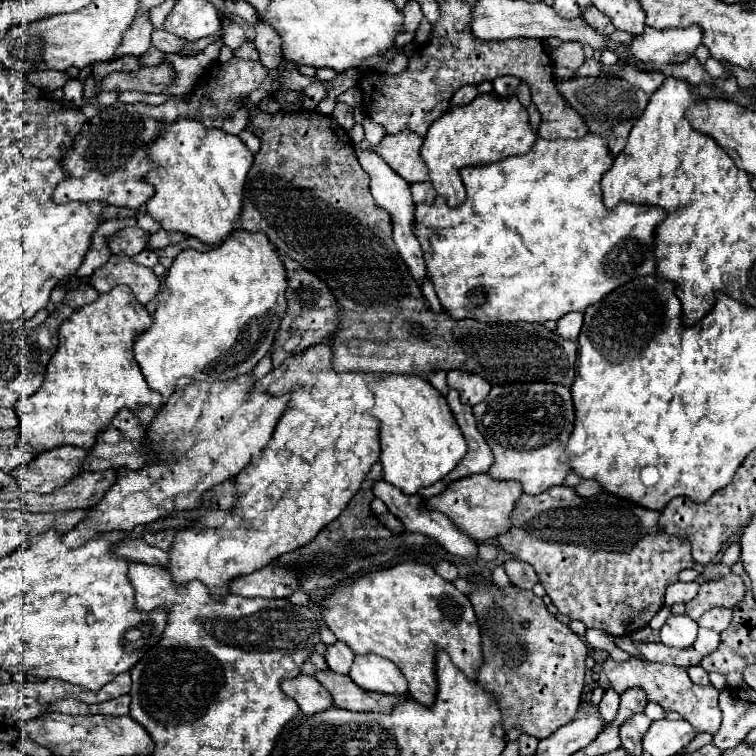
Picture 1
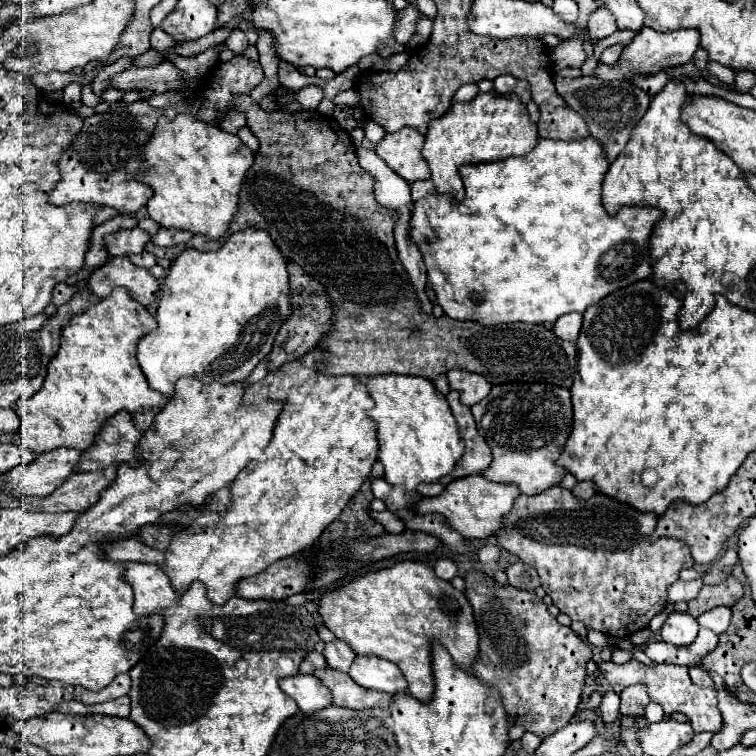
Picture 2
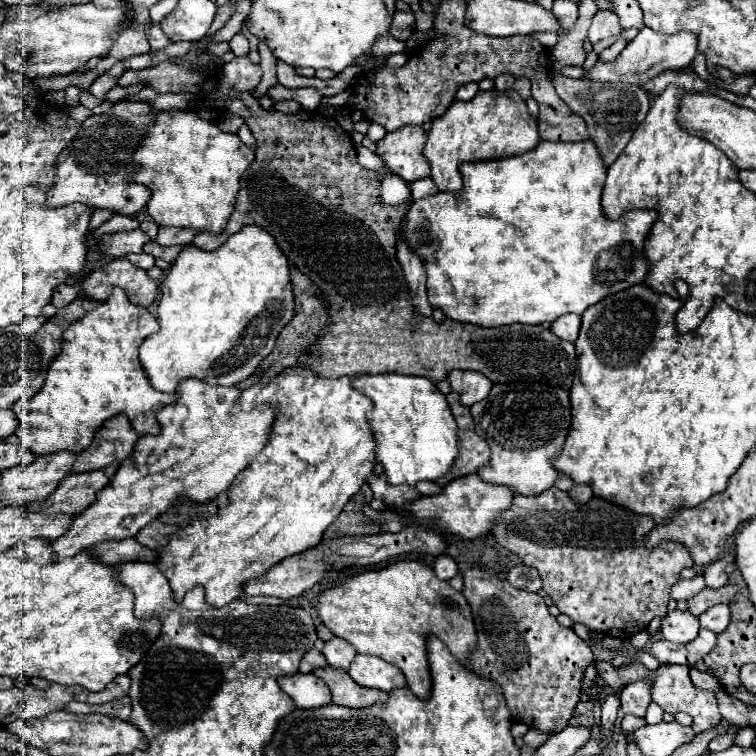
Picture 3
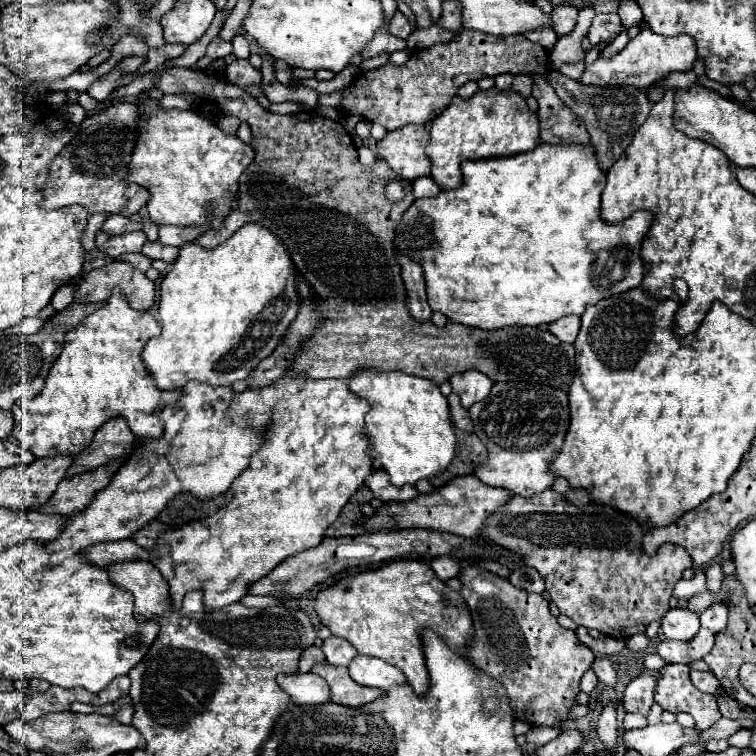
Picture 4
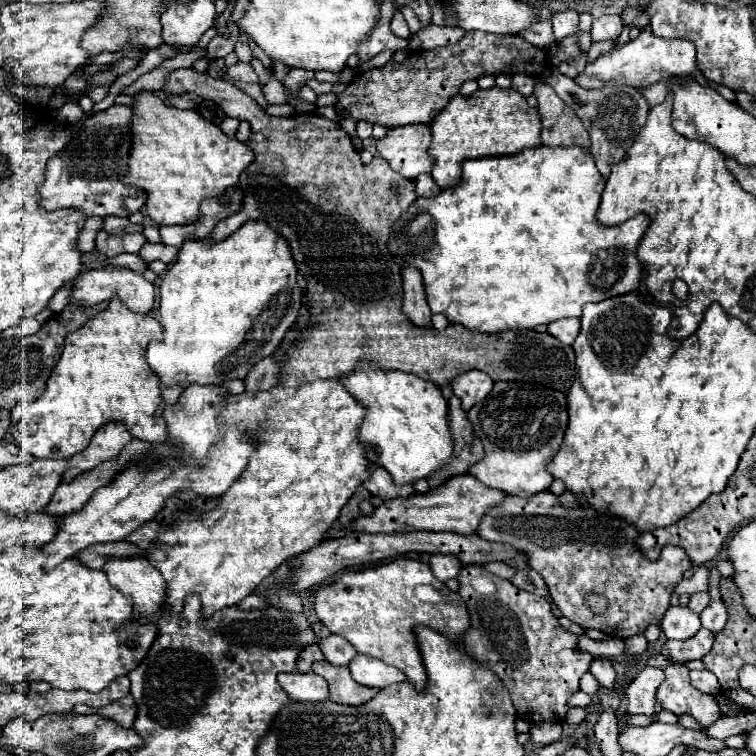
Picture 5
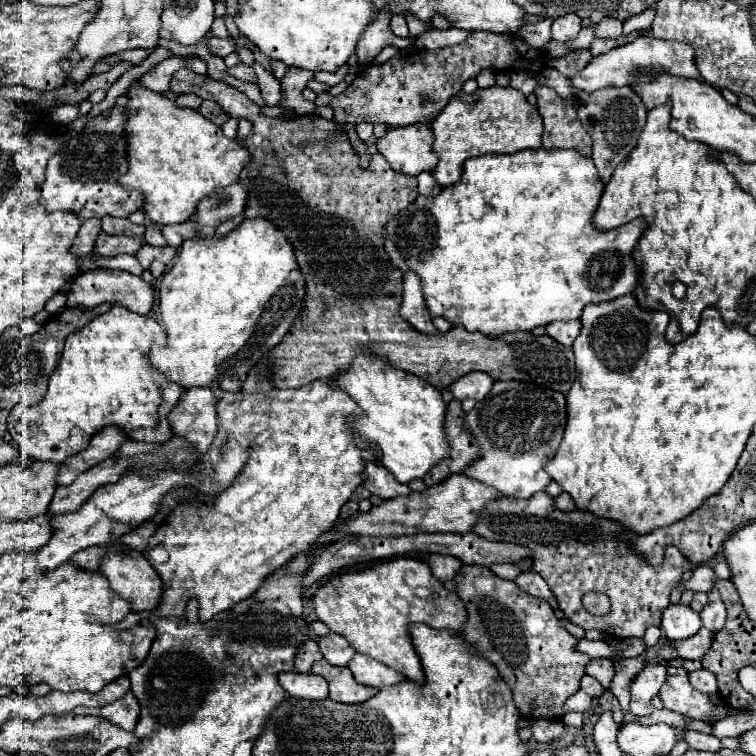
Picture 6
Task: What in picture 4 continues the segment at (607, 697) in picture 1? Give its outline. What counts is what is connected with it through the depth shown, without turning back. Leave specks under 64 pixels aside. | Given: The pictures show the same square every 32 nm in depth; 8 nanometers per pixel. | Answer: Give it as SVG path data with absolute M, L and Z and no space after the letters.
M616 702L604 704L602 714L600 714L600 720L598 720L598 726L596 726L598 738L606 744L606 750L608 752L614 752L614 748L616 748L616 736L618 736L618 730L616 730L618 728L616 708L618 708Z

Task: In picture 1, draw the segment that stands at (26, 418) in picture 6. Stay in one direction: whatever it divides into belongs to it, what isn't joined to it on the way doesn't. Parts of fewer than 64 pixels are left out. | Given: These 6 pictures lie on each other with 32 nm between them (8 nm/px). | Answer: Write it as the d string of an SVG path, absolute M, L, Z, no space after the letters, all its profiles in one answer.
M124 284L114 286L106 294L100 294L96 302L74 310L72 316L64 320L64 324L60 326L60 336L58 336L60 344L48 362L40 390L28 398L18 400L14 406L22 424L22 444L30 444L38 452L52 450L64 444L92 448L98 432L110 424L110 420L116 416L120 408L132 410L138 406L140 422L150 424L152 416L156 414L156 408L160 408L162 404L162 396L148 388L144 376L140 374L140 366L132 356L132 342L136 334L150 328L150 324L152 324L152 316L134 298L132 290Z

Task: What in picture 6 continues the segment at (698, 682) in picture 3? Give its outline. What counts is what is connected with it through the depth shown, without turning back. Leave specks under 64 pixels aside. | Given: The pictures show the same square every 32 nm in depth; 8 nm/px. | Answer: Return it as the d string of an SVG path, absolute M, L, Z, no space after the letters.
M696 670L696 672L690 672L690 684L704 692L704 694L716 694L718 692L718 682L716 682L716 676L708 670Z

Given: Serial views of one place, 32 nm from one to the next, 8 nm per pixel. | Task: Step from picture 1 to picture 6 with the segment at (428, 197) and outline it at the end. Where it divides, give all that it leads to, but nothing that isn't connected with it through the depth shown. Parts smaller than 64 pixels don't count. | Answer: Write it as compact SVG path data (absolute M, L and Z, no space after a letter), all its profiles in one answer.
M424 172L424 174L416 176L416 178L418 178L418 192L422 196L436 196L442 190L440 184L436 184L436 180L434 180L434 176L430 172Z

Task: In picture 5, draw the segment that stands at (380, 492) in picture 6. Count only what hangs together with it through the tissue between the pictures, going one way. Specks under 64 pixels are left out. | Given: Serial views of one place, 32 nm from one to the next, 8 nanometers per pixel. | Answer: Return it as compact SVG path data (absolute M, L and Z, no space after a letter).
M370 464L370 476L364 480L364 488L368 488L372 496L382 498L384 502L394 500L394 498L408 498L410 494L414 494L410 486L392 484L392 478L388 476L388 472L374 464Z

